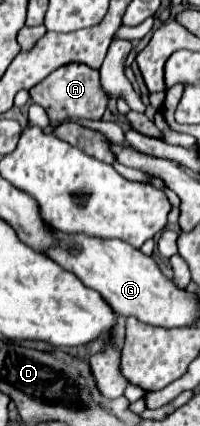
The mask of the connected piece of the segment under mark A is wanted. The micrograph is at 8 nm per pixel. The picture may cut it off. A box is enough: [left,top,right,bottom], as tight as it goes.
[30,63,110,121]

